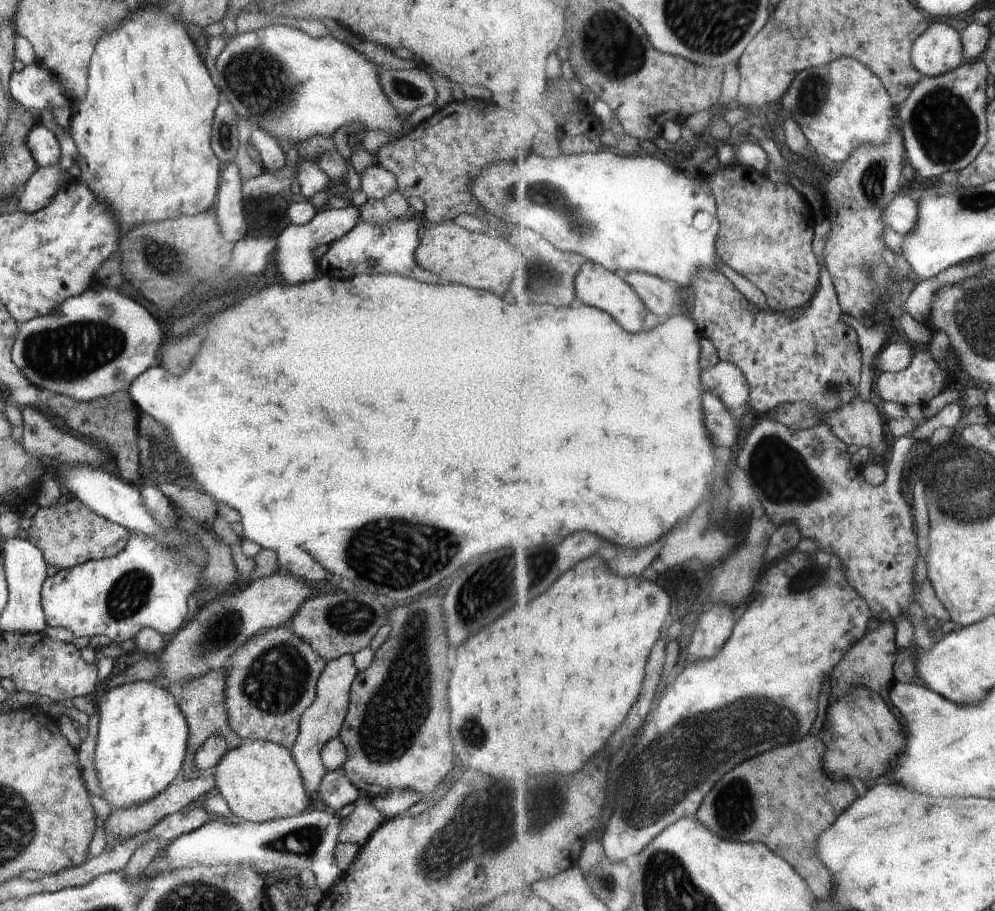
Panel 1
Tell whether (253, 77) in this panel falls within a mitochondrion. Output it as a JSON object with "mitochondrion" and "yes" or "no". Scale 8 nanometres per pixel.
{"mitochondrion":"yes"}

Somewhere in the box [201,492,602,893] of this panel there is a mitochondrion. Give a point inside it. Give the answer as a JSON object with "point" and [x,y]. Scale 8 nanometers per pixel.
{"point":[493,818]}

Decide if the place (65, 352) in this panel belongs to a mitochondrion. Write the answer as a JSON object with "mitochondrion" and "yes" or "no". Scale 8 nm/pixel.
{"mitochondrion":"yes"}

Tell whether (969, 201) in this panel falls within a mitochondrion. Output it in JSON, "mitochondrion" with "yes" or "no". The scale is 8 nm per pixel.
{"mitochondrion":"yes"}

